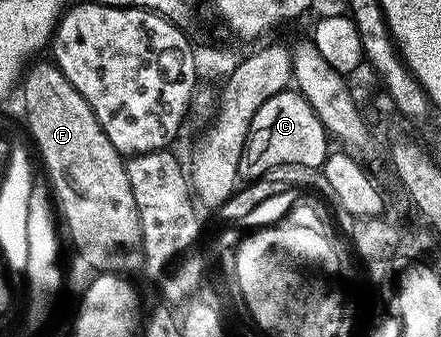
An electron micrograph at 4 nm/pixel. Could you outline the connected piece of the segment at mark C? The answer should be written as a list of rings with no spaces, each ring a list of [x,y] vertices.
[[[289,88],[270,96],[258,112],[254,112],[254,120],[250,120],[250,128],[246,136],[246,144],[242,148],[242,160],[238,160],[238,172],[241,179],[255,178],[260,180],[264,173],[278,164],[300,164],[307,168],[323,167],[330,153],[330,135],[318,120],[314,108],[295,89]]]

